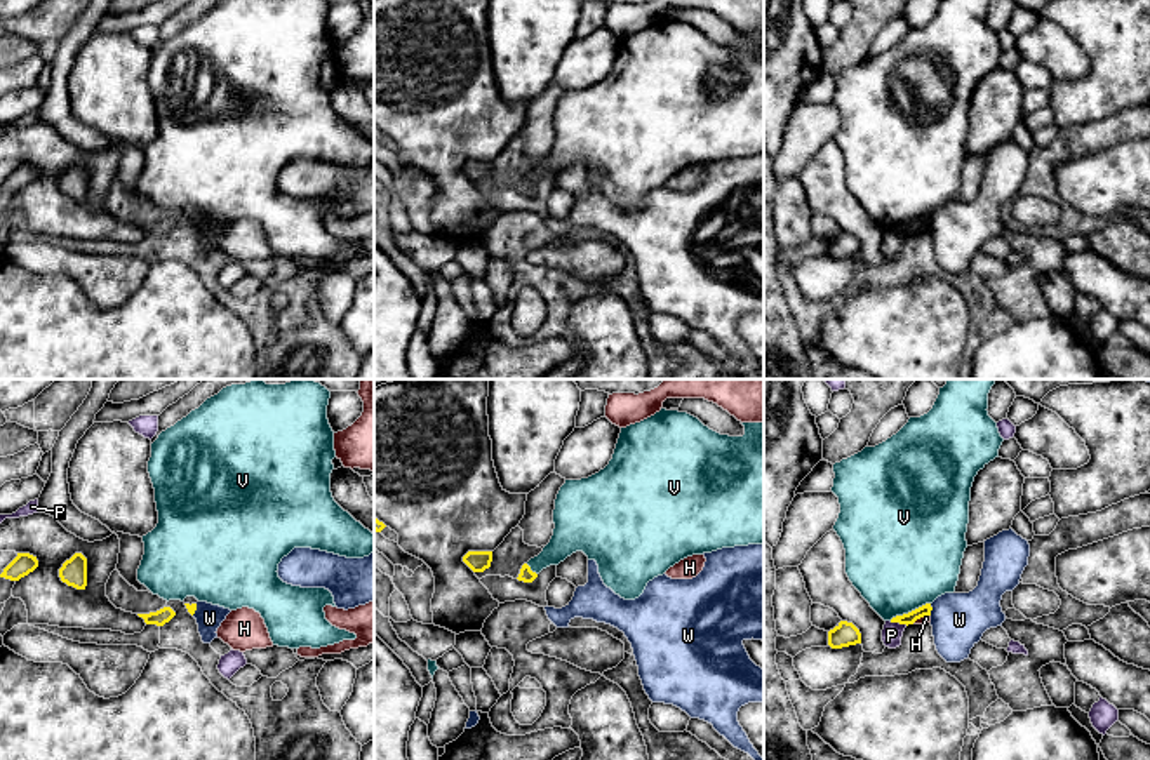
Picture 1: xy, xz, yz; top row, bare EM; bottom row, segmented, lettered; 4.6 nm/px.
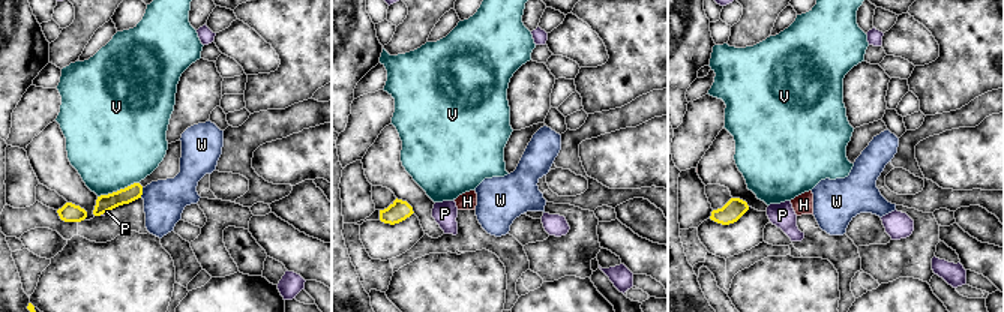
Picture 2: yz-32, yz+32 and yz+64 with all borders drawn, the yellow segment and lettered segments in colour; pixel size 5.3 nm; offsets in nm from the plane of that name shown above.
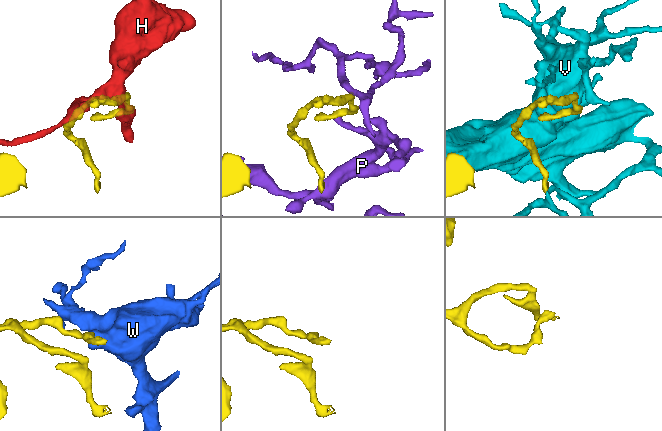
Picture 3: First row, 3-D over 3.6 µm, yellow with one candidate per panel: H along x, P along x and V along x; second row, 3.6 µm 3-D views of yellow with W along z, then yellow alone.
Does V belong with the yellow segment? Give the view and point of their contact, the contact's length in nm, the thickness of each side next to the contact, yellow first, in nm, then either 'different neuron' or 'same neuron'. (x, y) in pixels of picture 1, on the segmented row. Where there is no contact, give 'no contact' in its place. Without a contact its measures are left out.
yz (909, 613) | 200 nm | 60/460 nm | different neuron

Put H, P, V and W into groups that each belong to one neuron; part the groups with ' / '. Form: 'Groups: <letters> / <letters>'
Groups: H / P / V / W

